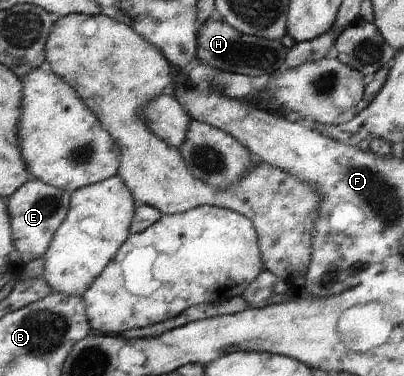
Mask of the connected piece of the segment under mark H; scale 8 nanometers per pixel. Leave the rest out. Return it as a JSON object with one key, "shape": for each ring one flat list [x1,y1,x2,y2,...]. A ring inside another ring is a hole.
{"shape":[[214,17,204,24,199,24,196,42,198,42,196,59,206,66,263,79,276,74,284,67,289,52,289,49,284,47,279,40,268,40,242,34,227,22]]}

